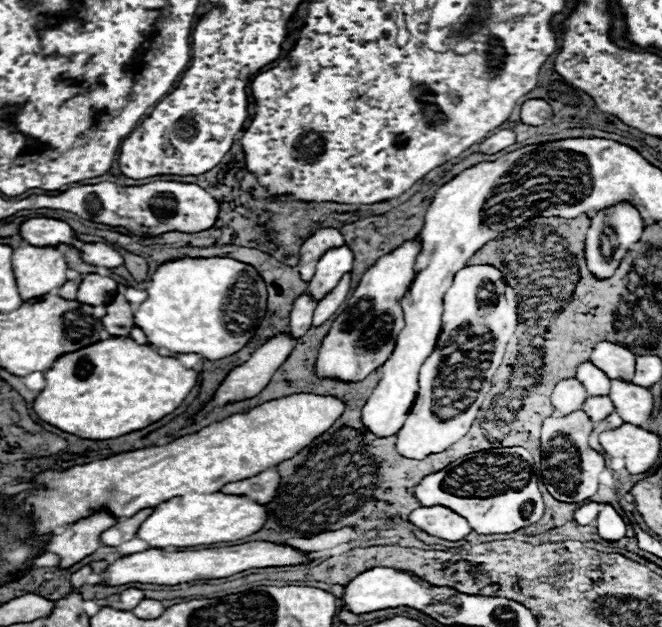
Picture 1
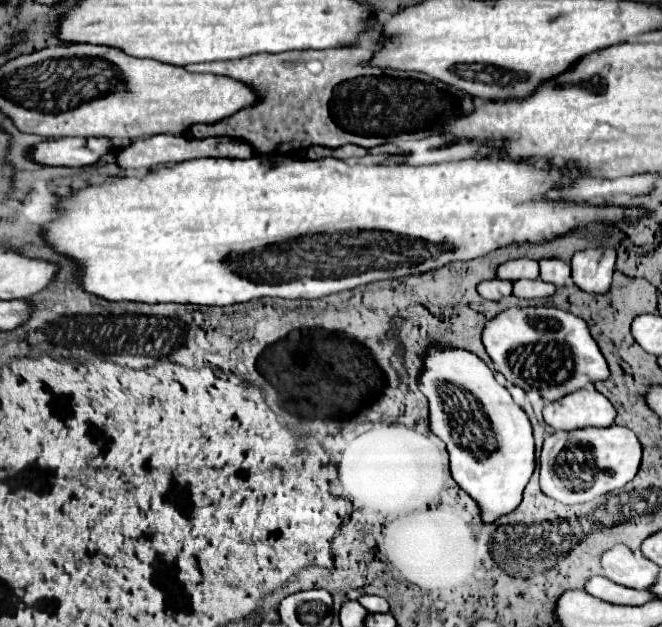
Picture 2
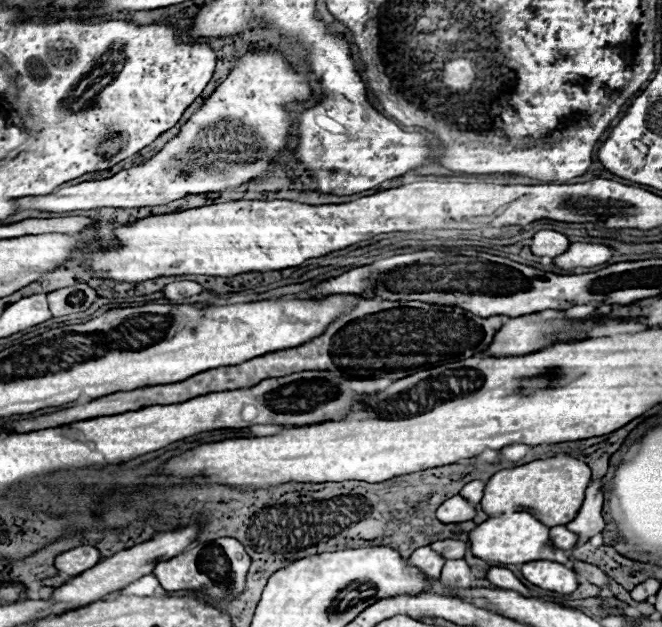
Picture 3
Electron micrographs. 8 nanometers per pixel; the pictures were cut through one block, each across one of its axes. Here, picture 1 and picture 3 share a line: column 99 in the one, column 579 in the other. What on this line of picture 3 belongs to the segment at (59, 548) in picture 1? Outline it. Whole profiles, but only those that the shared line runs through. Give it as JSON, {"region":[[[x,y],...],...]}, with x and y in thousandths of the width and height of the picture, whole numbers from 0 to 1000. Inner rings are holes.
{"region":[[[906,766],[891,769],[891,775],[885,778],[885,797],[882,797],[873,823],[855,839],[861,848],[873,852],[870,874],[885,868],[894,855],[900,855],[912,845],[909,801],[912,801],[912,791],[906,785]]]}

